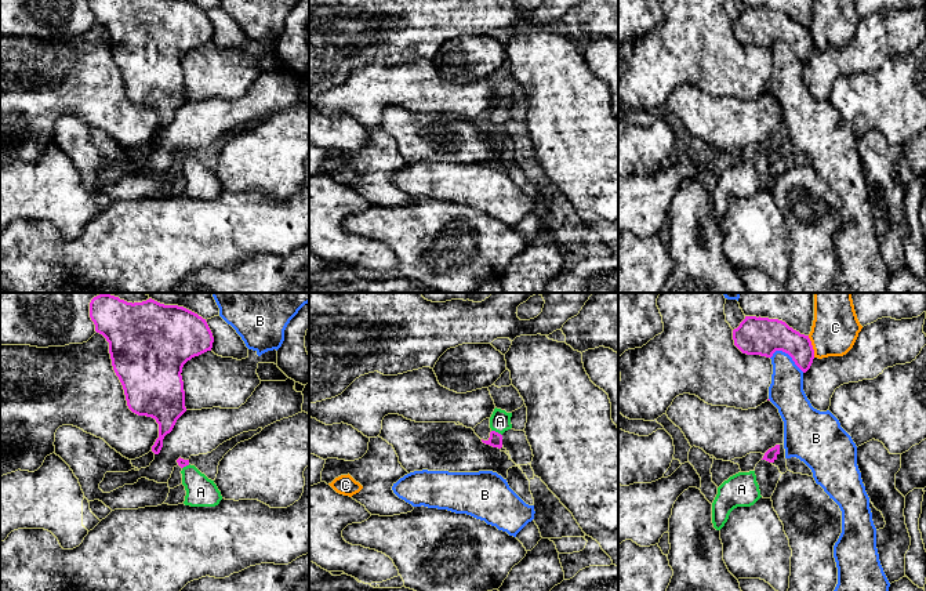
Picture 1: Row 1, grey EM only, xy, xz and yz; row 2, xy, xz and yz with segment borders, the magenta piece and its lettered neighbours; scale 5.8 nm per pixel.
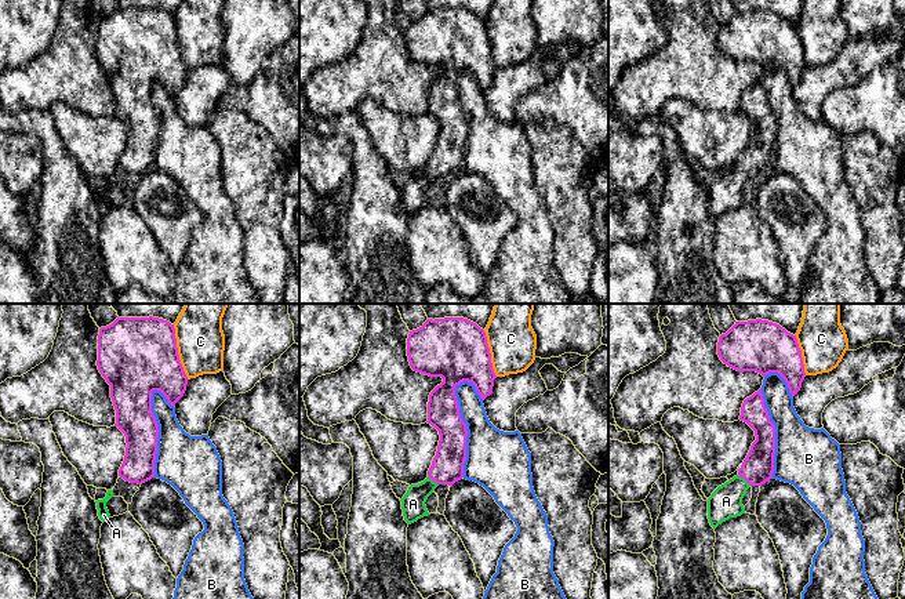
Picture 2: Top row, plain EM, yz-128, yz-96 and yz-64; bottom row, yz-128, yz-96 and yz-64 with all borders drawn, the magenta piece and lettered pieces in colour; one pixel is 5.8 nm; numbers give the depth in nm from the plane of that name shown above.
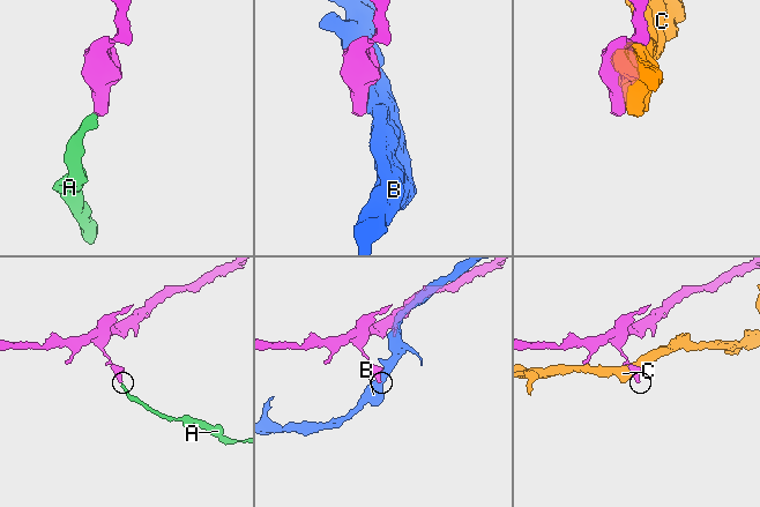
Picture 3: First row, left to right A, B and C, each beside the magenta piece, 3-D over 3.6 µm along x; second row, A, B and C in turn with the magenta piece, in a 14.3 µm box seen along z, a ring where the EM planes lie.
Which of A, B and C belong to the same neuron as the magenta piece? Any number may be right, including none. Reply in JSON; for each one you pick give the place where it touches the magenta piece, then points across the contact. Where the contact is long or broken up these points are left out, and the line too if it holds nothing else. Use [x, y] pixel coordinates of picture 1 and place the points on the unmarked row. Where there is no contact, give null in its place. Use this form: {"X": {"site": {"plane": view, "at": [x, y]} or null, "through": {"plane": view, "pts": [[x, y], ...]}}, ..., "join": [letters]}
{"A": {"site": {"plane": "xz", "at": [497, 123]}, "through": {"plane": "xz", "pts": [[496, 130], [497, 123], [500, 112]]}}, "join": ["A"]}

